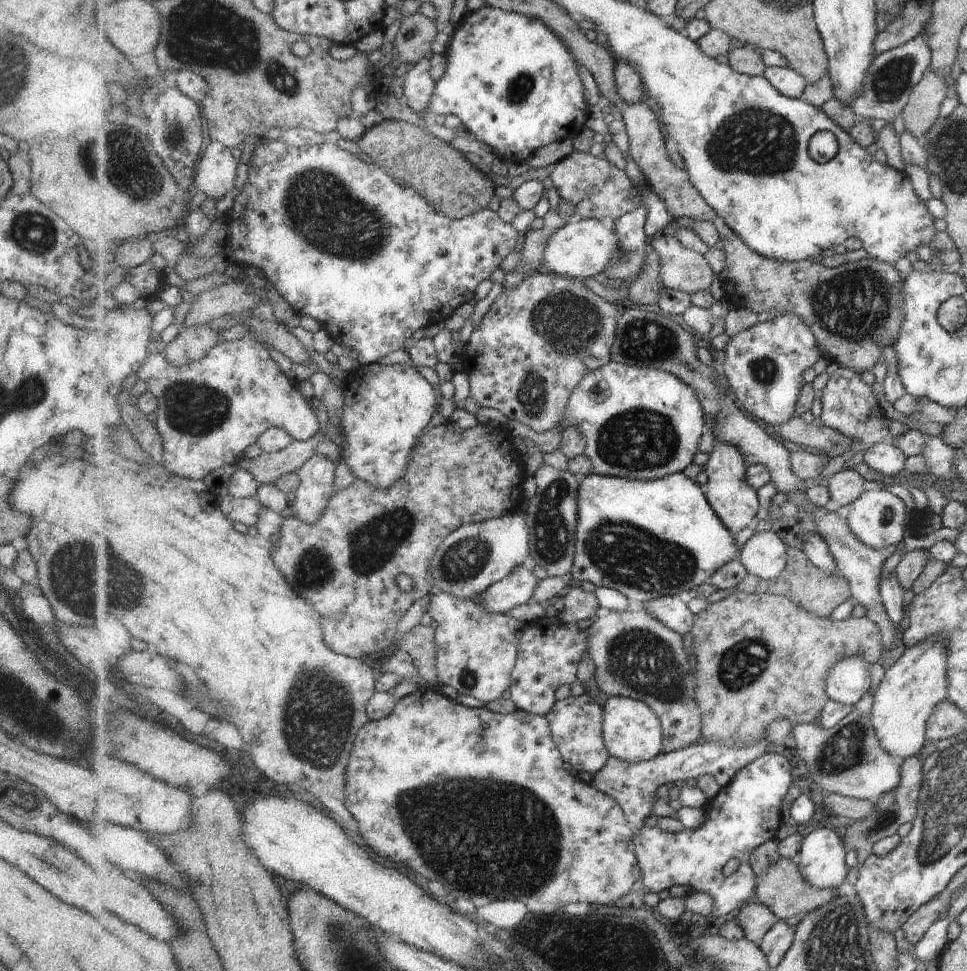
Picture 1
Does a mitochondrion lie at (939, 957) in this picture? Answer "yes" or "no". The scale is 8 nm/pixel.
no

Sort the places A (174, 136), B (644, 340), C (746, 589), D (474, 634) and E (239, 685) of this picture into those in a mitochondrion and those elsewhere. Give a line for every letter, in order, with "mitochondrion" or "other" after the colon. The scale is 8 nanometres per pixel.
A: mitochondrion
B: mitochondrion
C: other
D: other
E: other

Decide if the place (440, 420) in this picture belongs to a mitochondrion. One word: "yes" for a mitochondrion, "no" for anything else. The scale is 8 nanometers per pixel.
no

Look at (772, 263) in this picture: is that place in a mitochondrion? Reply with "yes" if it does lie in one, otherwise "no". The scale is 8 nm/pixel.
no

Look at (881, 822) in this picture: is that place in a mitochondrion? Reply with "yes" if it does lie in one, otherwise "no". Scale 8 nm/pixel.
yes

